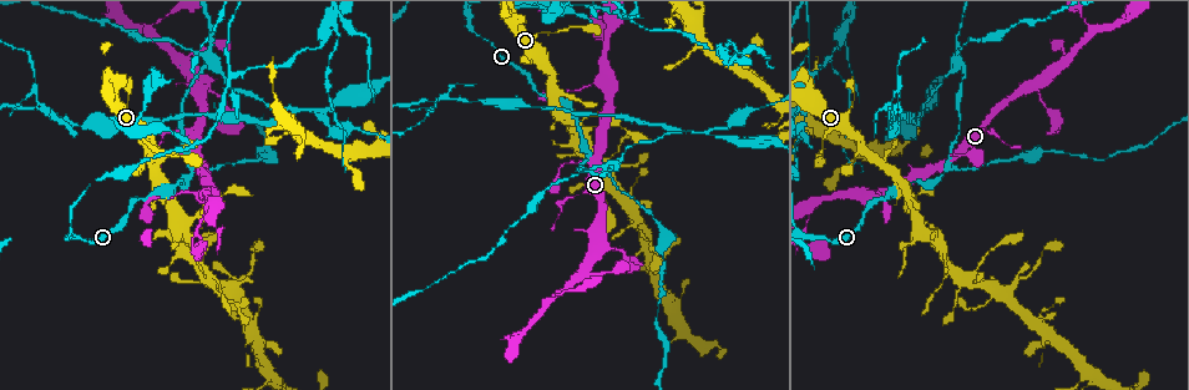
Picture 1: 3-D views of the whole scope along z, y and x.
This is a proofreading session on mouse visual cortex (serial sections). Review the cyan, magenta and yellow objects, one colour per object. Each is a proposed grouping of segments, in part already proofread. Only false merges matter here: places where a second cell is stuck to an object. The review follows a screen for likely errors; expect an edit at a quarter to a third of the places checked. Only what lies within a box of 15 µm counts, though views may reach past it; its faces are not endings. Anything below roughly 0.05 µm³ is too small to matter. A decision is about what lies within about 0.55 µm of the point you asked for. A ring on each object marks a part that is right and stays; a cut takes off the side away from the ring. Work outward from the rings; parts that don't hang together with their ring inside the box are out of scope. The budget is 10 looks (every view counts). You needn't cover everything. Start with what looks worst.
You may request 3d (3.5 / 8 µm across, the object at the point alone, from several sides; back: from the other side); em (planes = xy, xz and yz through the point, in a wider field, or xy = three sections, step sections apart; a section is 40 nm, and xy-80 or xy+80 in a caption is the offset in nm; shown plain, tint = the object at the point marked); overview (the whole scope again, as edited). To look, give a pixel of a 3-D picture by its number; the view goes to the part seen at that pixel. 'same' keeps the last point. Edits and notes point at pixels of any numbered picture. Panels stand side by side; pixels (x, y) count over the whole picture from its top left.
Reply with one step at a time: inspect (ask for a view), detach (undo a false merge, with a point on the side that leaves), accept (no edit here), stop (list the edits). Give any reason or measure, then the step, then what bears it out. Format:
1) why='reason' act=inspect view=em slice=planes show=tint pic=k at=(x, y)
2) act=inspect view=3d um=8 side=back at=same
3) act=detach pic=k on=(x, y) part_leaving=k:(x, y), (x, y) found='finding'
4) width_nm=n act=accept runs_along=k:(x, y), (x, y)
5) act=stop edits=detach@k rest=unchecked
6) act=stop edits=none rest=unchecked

why='sharp bend' act=inspect view=3d um=8 pic=1 at=(224, 90)

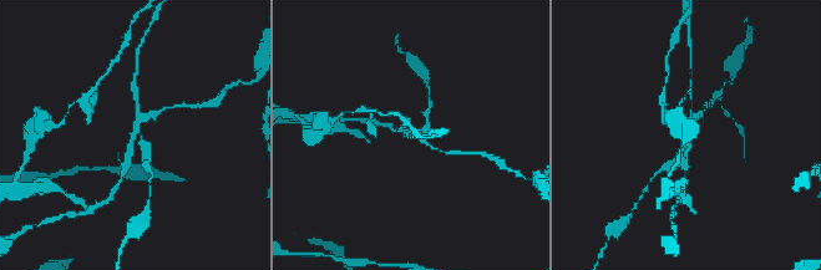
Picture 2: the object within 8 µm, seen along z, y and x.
why='zoom in' act=inspect view=3d um=3.5 pic=2 at=(133, 133)

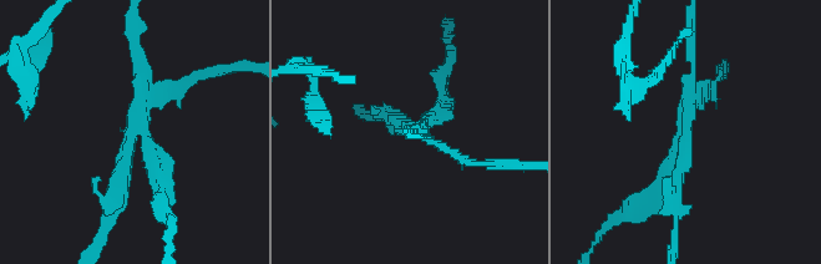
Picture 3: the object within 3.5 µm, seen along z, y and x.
arms=4 arm_widths_nm=150,150,150,250 why='shape alone is not enough' act=inspect view=em slice=xy step=2 show=tint pic=3 at=(688, 131)

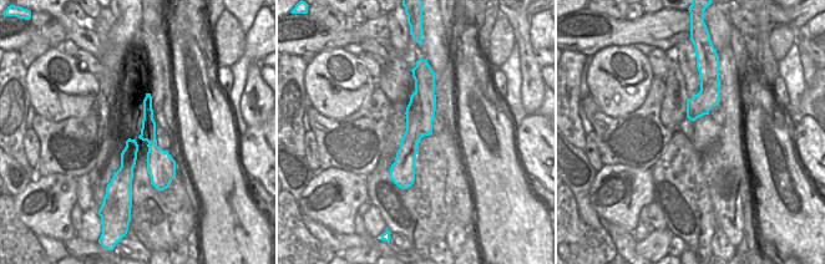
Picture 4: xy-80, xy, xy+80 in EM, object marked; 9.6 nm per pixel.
act=accept runs_along=4:(424, 81), (404, 186) found='one cell here'

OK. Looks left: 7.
why='three arms meet' act=inspect view=3d um=3.5 side=back pic=1 at=(947, 168)

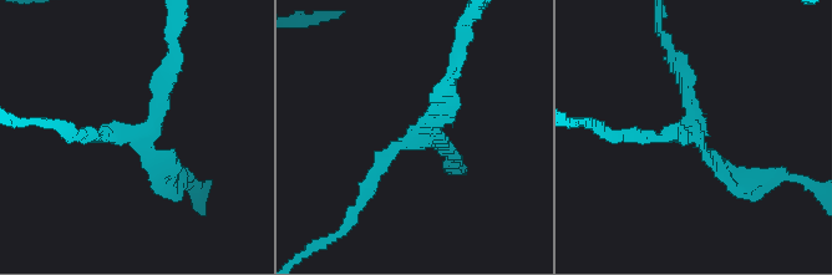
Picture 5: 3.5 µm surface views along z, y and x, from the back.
arms=3 arm_widths_nm=150,150,150 act=inspect view=em slice=xy step=5 show=tint pic=5 at=(693, 136)

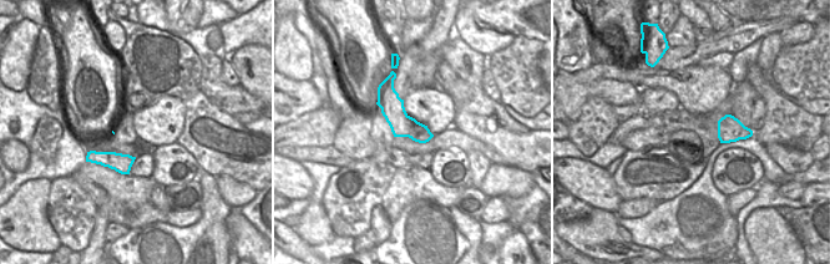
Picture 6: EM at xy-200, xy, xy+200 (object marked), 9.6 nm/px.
act=accept runs_along=5:(740, 182), (693, 132), (676, 64) found='one cell here'

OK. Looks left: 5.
why='four arms meet' act=inspect view=3d um=3.5 pic=1 at=(604, 170)

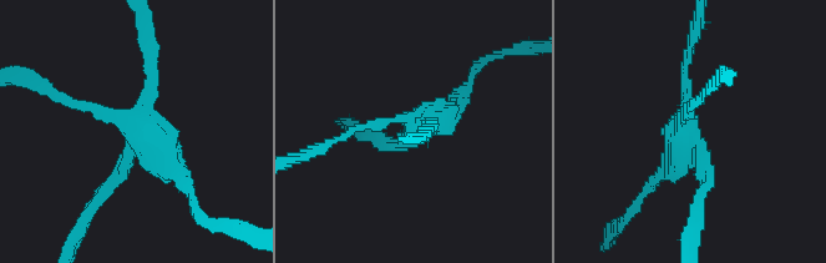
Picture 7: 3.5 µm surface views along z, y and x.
arms=4 arm_widths_nm=100,150,150,250 why='need the tissue' act=inspect view=em slice=xy step=3 show=tint pic=7 at=(690, 133)

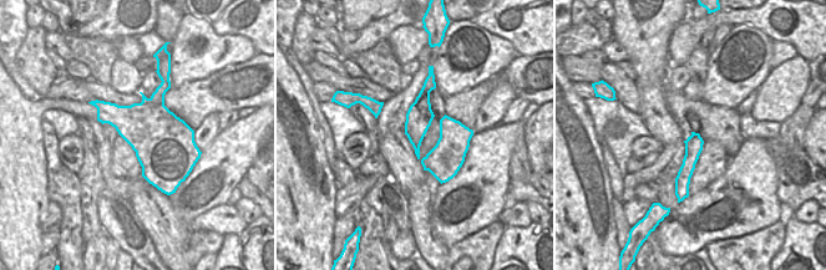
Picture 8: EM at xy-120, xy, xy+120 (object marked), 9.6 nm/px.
act=inspect view=em slice=xy step=2 show=tint at=same

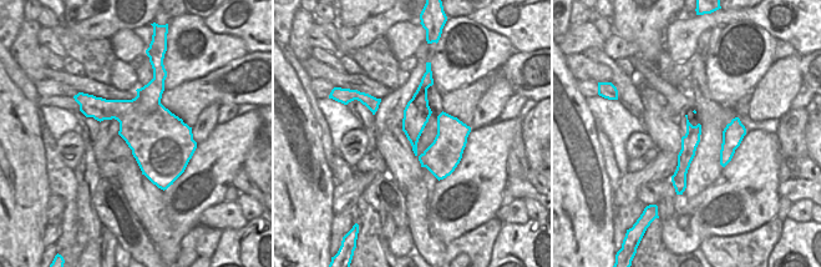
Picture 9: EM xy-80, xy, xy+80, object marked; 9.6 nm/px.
act=accept found='continuous, no second cell'

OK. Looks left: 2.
why='abrupt turn' act=inspect view=3d um=3.5 side=back pic=1 at=(290, 108)

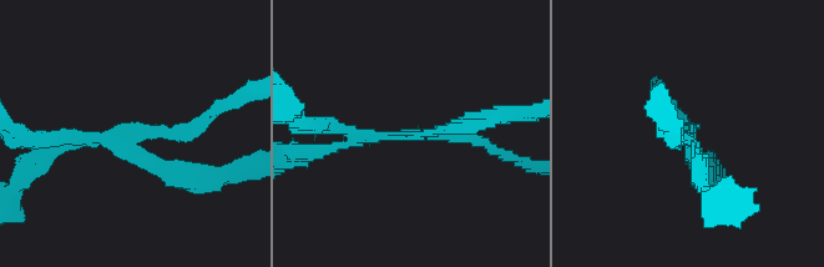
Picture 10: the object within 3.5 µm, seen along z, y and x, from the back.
arms=3 arm_widths_nm=150,150,250 why='now the EM' act=inspect view=em slice=xy step=2 show=tint pic=10 at=(139, 140)

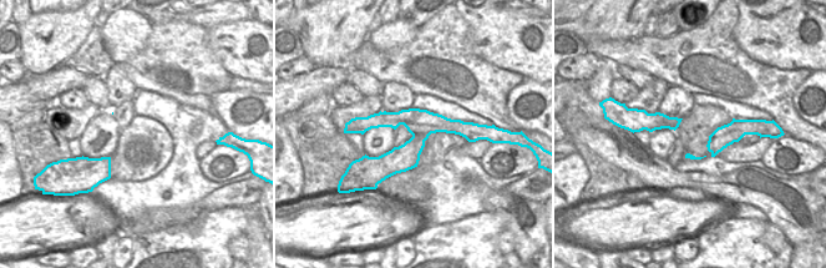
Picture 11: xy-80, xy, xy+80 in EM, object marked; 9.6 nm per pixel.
act=accept runs_along=11:(360, 124), (415, 120), (467, 135) found='all the same cell'

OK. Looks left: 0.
act=stop edits=none rest=unchecked

